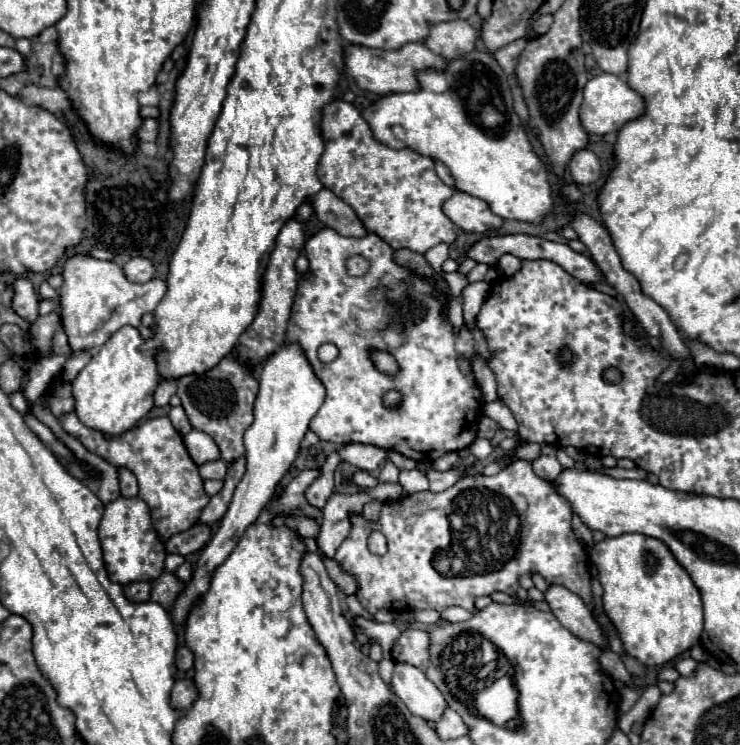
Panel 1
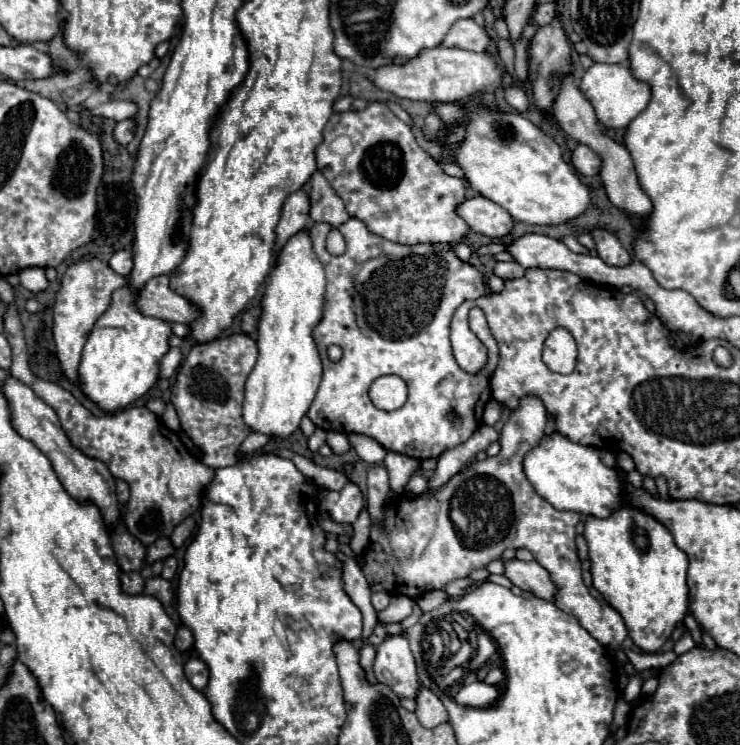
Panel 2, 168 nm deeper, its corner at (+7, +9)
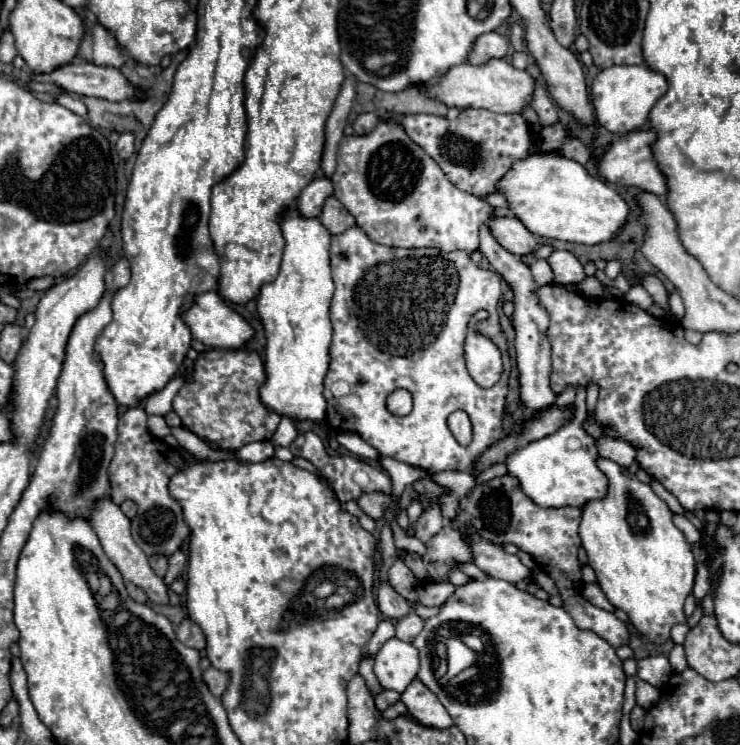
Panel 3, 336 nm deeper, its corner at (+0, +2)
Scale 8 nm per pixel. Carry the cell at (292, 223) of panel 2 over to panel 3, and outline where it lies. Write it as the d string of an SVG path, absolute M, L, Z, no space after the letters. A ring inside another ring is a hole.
M315 178L297 198L297 210L305 218L317 218L323 210L323 202L333 194L333 184L327 178Z

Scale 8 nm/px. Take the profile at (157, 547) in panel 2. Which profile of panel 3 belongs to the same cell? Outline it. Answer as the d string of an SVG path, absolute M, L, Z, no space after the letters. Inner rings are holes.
M157 554L157 556L151 556L149 558L149 564L151 564L151 568L153 568L153 572L157 574L157 576L165 576L165 572L167 572L167 558L163 556L163 554Z

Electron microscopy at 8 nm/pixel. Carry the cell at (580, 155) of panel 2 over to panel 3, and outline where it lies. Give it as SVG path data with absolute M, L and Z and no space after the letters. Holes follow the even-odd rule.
M637 130L637 132L625 134L599 160L599 164L597 164L599 176L605 178L607 182L613 182L619 186L635 186L639 190L647 190L647 192L653 192L657 196L663 196L667 192L667 186L665 186L663 174L657 170L657 166L653 162L653 154L649 148L653 140L655 140L655 134L651 130Z

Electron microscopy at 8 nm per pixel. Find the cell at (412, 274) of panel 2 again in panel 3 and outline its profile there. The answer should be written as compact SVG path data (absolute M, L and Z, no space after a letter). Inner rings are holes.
M351 226L349 230L345 230L343 234L337 234L337 236L331 236L331 268L333 268L333 282L335 285L335 292L331 300L331 322L333 322L333 342L331 342L331 348L329 348L329 354L331 354L331 364L329 364L329 372L325 377L325 389L324 397L327 401L327 424L331 426L331 430L335 430L337 434L341 432L355 432L359 434L363 440L367 440L371 446L375 446L381 456L391 456L399 462L405 462L405 464L411 464L411 466L419 466L423 470L427 470L429 474L435 474L435 472L441 472L441 470L469 470L473 468L473 462L477 460L477 456L481 456L489 446L493 446L497 440L503 438L503 428L501 428L501 420L503 420L503 412L505 412L505 396L507 396L507 388L509 388L509 374L511 374L511 358L509 358L509 352L507 352L507 342L505 342L505 336L503 332L495 332L495 344L497 348L501 350L501 356L503 356L503 376L501 380L493 386L493 388L479 388L467 368L465 368L465 358L463 358L463 340L465 340L465 330L467 330L467 320L481 308L485 308L489 312L489 318L493 320L495 328L499 328L499 314L497 314L497 304L499 304L499 298L501 298L501 278L497 272L491 272L491 270L483 270L479 266L475 266L471 260L469 260L469 254L467 252L441 252L441 250L435 250L435 248L415 248L415 250L405 250L405 248L387 248L387 246L381 246L381 244L375 244L373 240L369 240L369 236L359 228L359 226ZM339 252L345 252L345 260L339 258ZM345 292L345 296L343 296ZM347 300L347 302L345 302ZM347 322L353 326L347 326ZM357 332L357 334L355 334ZM397 388L407 388L411 394L413 394L413 412L411 412L411 420L409 416L405 418L399 418L399 416L393 416L387 406L385 406L385 398L389 392L397 390ZM453 410L465 410L471 418L471 424L473 424L473 442L463 448L459 446L459 442L453 438L453 434L449 432L447 428L447 416L453 412Z

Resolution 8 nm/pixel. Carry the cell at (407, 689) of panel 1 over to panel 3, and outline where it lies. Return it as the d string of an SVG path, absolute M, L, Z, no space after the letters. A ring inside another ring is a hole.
M391 638L375 656L375 676L383 688L399 694L415 680L419 672L419 650L399 638Z

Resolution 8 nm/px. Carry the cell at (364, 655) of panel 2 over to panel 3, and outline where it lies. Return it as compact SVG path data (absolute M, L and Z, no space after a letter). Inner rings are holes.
M381 690L381 692L375 694L375 704L377 704L379 710L387 710L387 708L391 708L393 704L397 704L399 698L401 698L399 692L393 692L393 690Z

